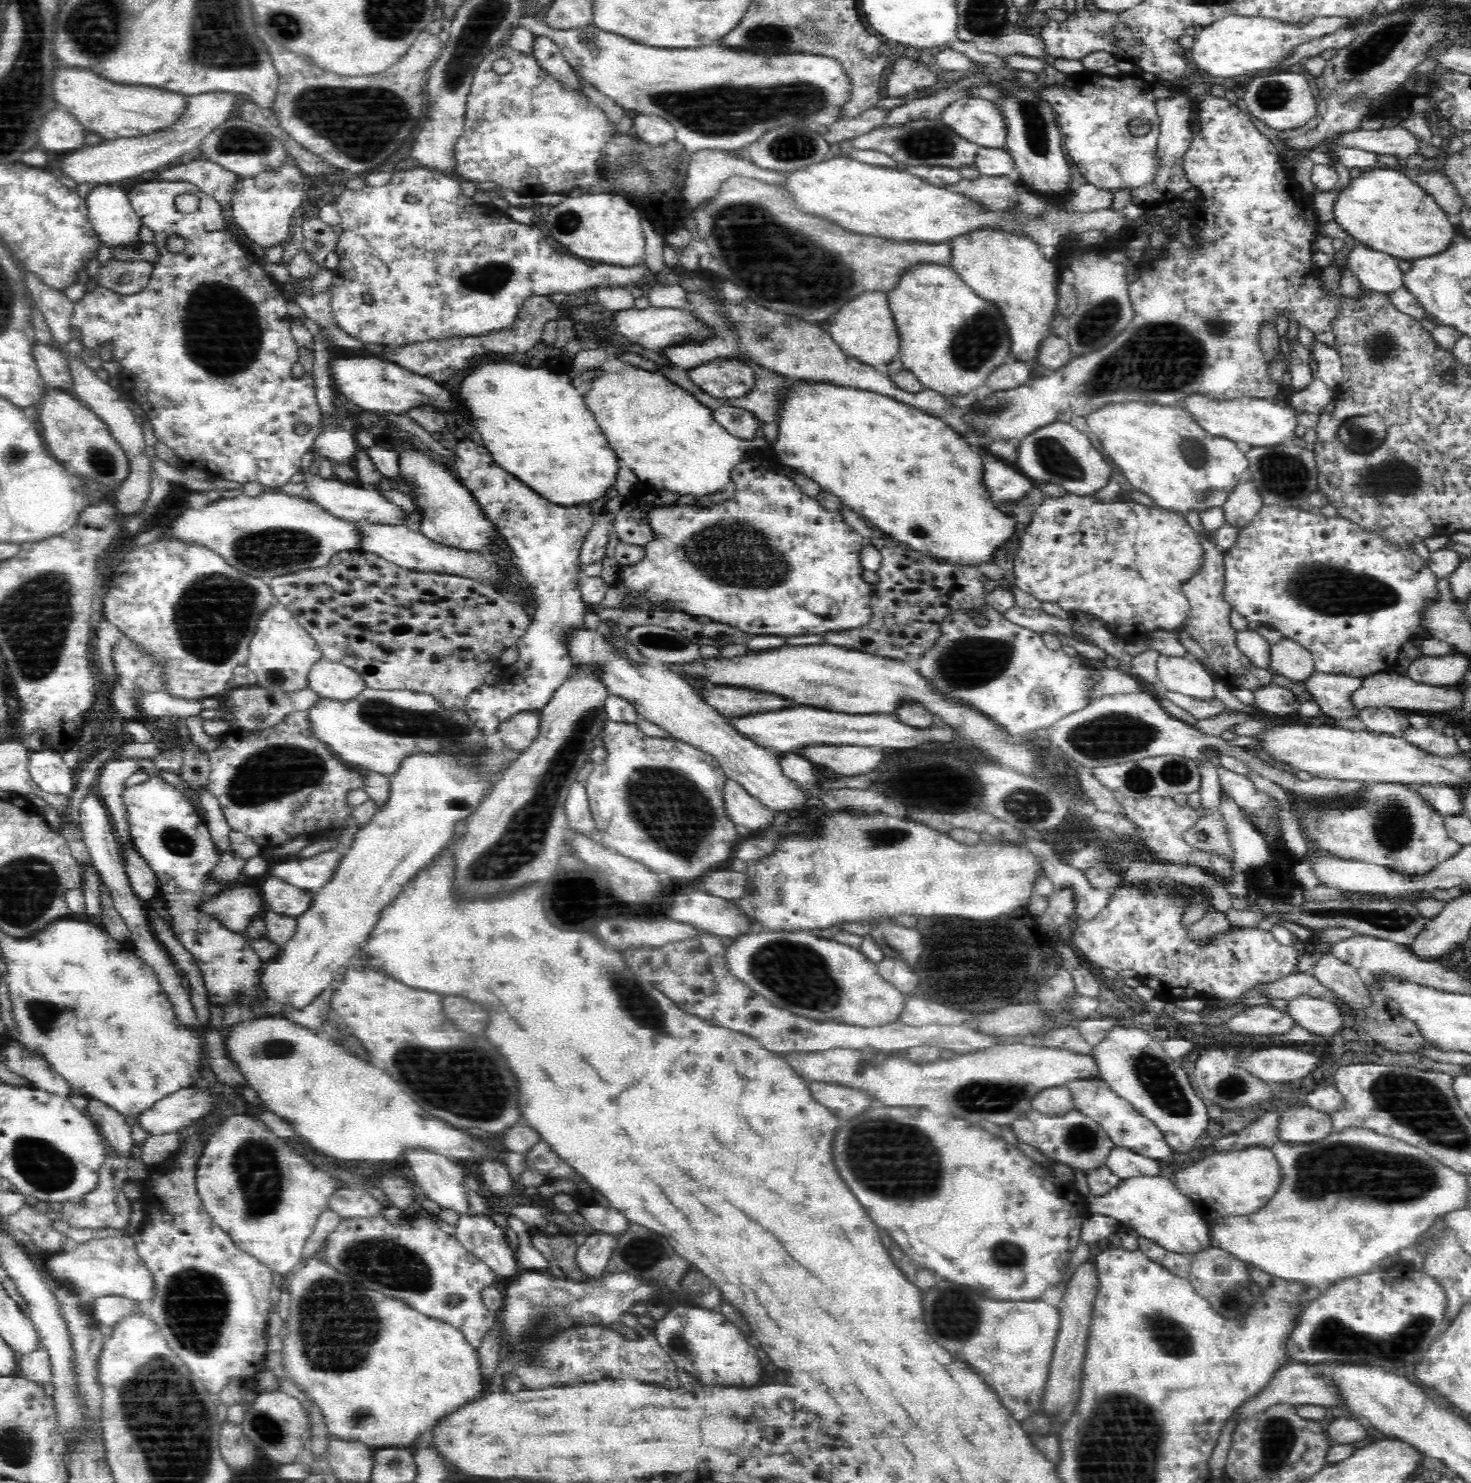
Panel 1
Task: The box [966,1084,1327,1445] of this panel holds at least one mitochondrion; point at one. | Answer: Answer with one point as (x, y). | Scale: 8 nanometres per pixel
(1170, 1338)

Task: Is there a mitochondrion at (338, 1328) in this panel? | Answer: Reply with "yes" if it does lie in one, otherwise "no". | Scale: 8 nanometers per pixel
yes

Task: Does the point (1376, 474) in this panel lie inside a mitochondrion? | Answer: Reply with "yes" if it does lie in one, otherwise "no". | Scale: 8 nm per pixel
yes

